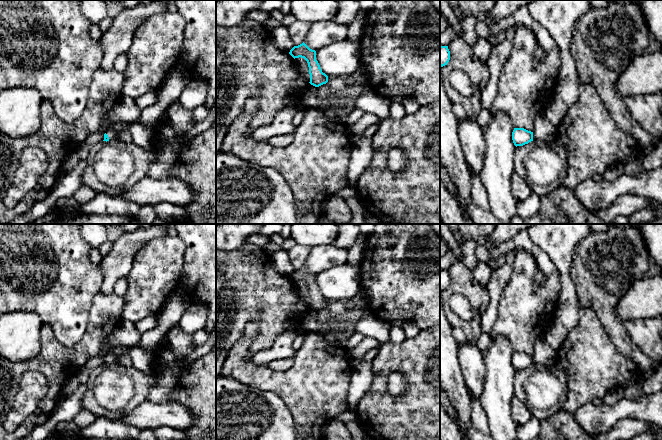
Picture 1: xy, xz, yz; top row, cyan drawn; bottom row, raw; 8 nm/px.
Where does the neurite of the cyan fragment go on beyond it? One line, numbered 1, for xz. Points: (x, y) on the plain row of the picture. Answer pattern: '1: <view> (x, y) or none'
1: none

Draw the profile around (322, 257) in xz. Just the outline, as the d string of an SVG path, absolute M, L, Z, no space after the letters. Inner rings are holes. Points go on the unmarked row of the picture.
M334 244L312 247L304 267L310 273L317 275L331 266L346 264L348 252L348 249L338 248Z

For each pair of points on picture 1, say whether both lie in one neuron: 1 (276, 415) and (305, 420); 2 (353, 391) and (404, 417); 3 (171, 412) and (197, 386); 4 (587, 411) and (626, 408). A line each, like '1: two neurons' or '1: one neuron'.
1: two neurons
2: two neurons
3: two neurons
4: one neuron

